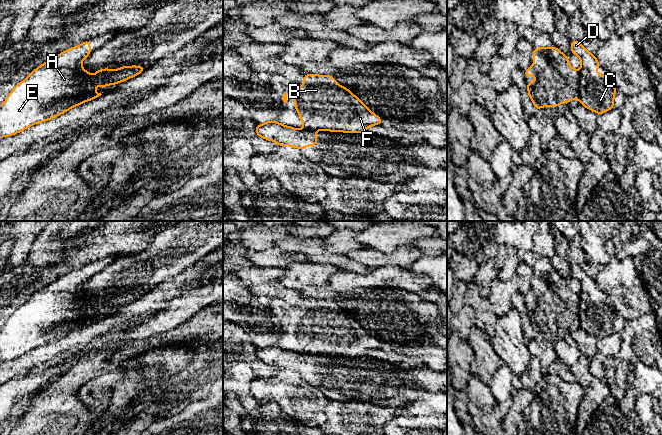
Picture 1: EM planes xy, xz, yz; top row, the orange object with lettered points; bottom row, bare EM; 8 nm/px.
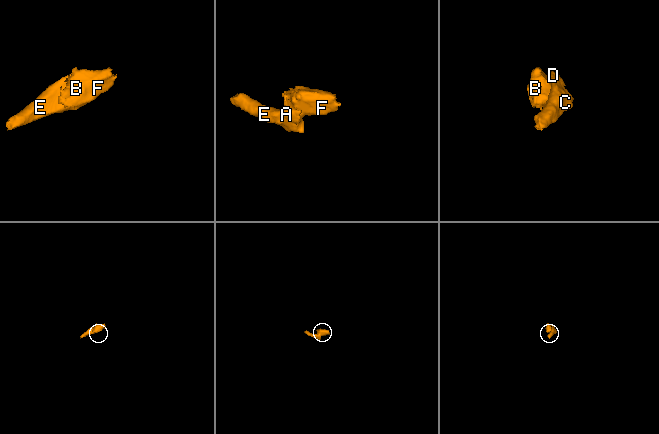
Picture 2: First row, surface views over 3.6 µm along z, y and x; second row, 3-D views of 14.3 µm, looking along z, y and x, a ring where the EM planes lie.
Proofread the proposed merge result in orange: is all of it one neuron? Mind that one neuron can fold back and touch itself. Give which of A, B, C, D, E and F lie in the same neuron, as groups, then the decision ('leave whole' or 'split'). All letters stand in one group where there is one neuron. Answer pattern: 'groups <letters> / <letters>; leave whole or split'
groups A C D E / B F; split

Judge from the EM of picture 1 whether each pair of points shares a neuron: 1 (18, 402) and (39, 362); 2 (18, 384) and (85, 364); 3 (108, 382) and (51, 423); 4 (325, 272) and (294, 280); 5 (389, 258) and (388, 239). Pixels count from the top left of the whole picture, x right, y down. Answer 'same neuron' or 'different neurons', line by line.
1: different neurons
2: different neurons
3: different neurons
4: same neuron
5: different neurons

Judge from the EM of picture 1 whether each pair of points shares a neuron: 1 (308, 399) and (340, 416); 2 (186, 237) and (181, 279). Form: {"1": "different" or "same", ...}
{"1": "different", "2": "different"}

